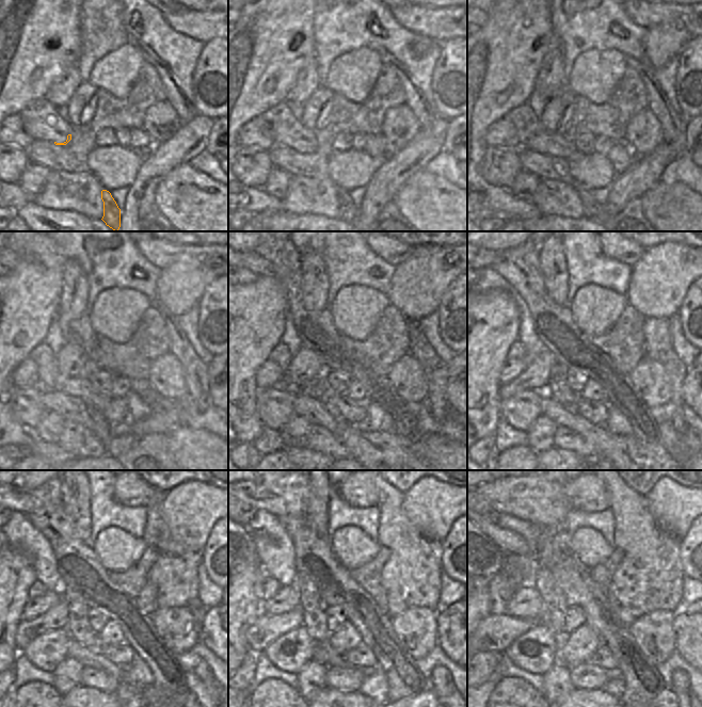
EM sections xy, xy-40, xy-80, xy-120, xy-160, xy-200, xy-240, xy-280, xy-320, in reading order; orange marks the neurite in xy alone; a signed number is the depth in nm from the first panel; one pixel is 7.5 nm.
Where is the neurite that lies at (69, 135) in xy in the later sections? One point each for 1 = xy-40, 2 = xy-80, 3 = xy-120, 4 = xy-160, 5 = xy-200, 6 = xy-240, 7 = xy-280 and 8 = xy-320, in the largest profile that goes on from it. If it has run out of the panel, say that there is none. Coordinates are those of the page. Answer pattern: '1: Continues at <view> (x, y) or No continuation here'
1: Continues at xy-40 (309, 145)
2: Continues at xy-80 (555, 144)
3: Continues at xy-120 (80, 386)
4: Continues at xy-160 (318, 387)
5: Continues at xy-200 (557, 388)
6: Continues at xy-240 (78, 627)
7: Continues at xy-280 (314, 609)
8: Continues at xy-320 (555, 607)

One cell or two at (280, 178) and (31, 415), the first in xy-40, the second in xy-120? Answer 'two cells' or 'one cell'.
two cells

